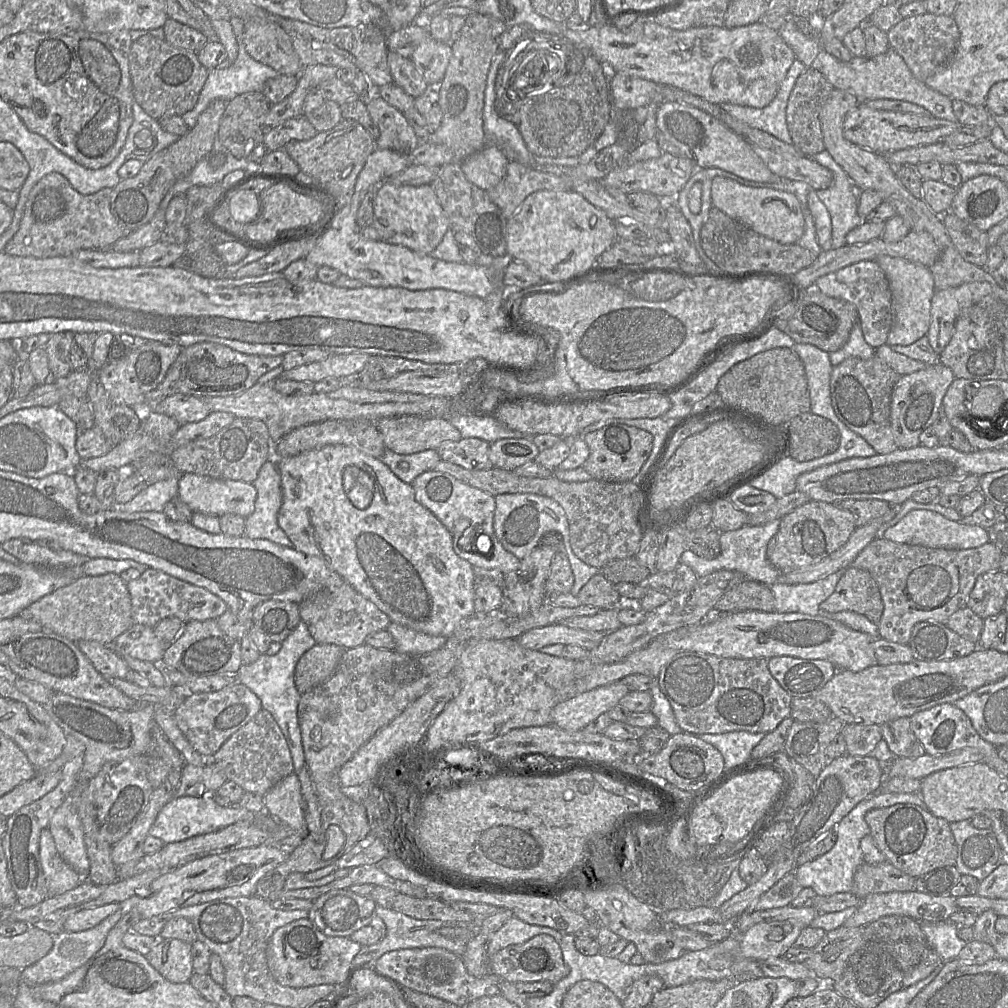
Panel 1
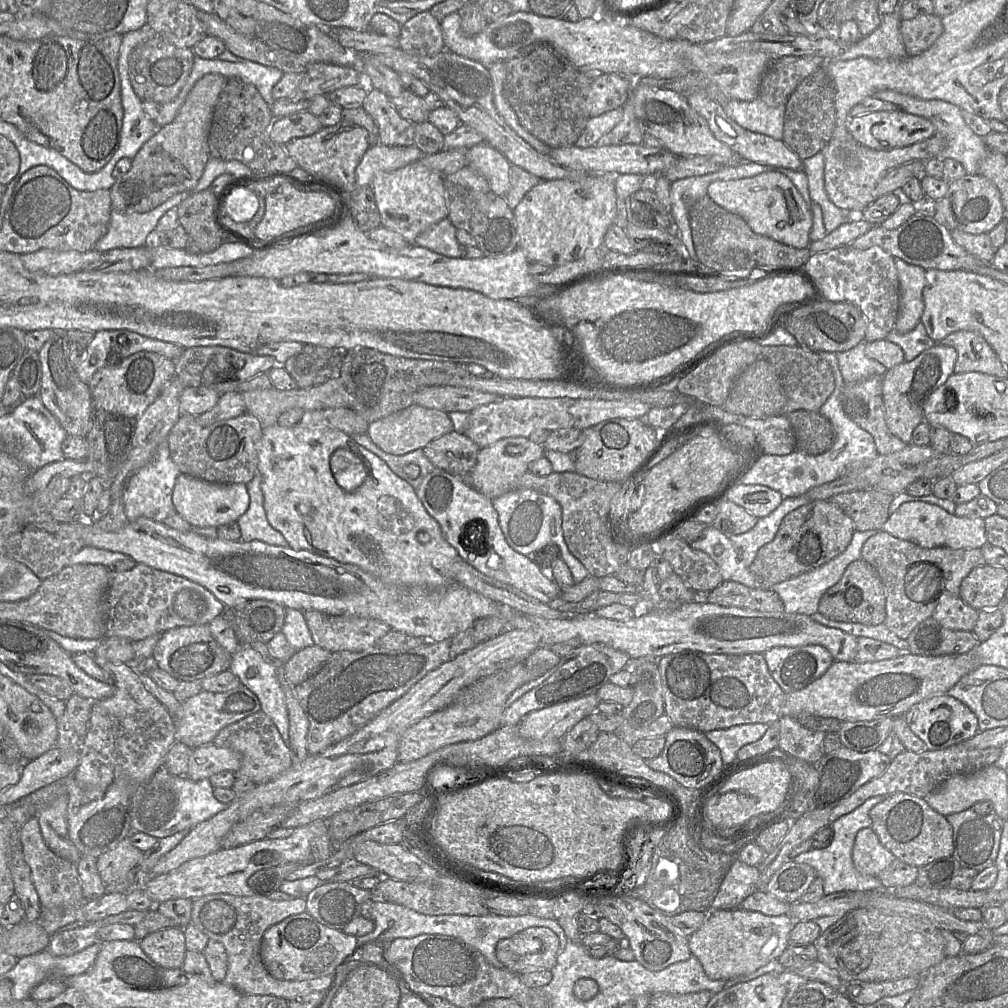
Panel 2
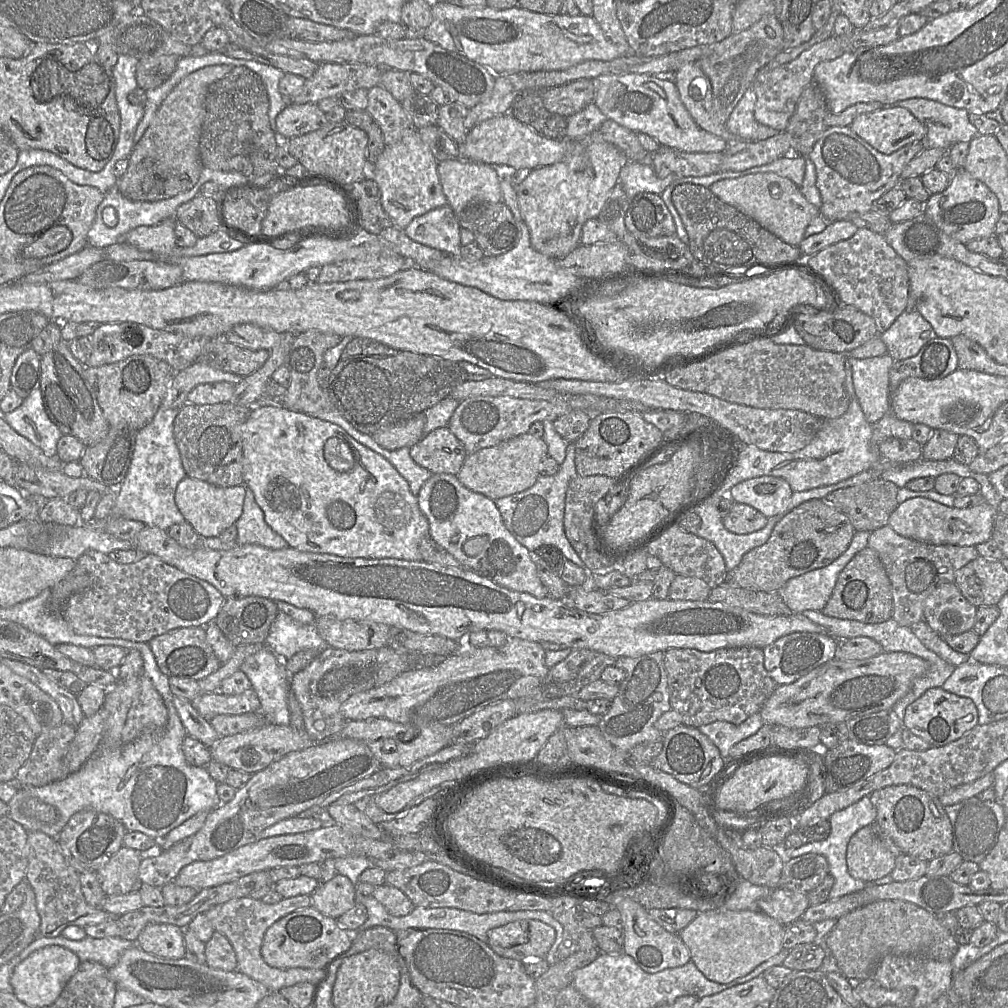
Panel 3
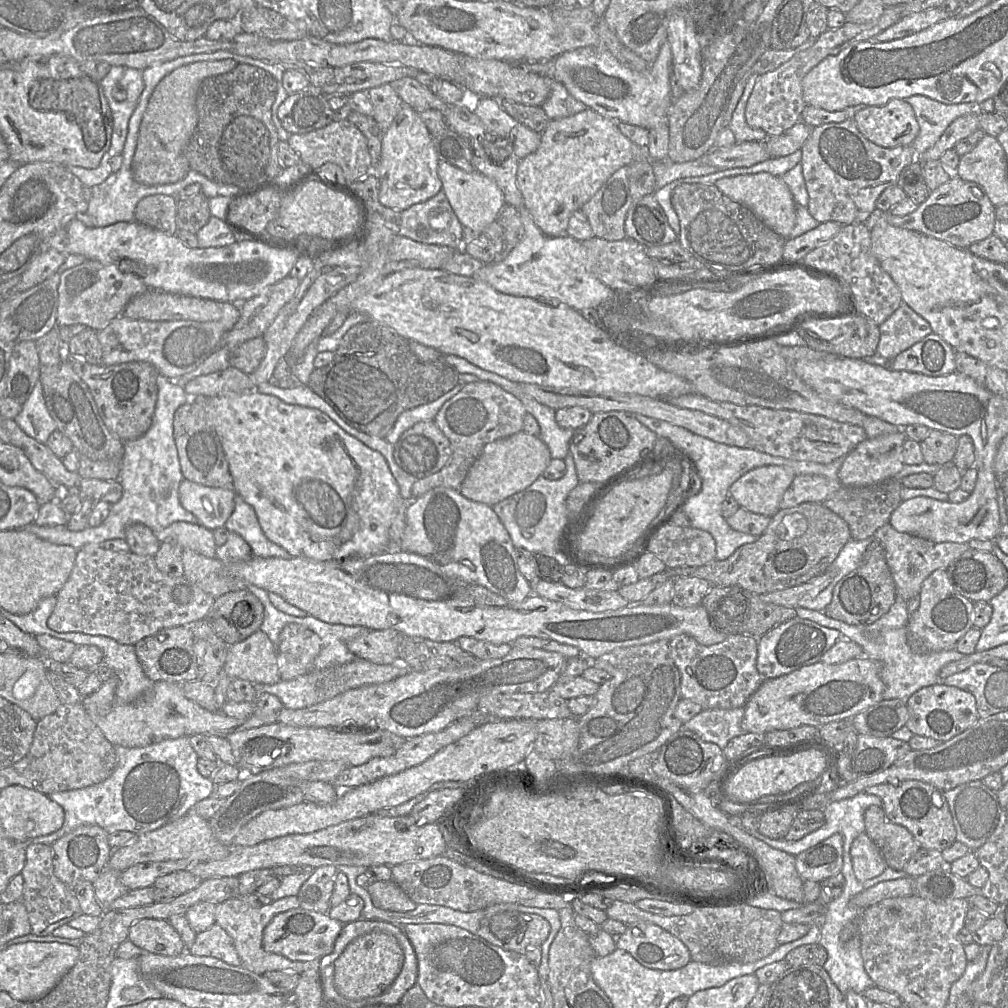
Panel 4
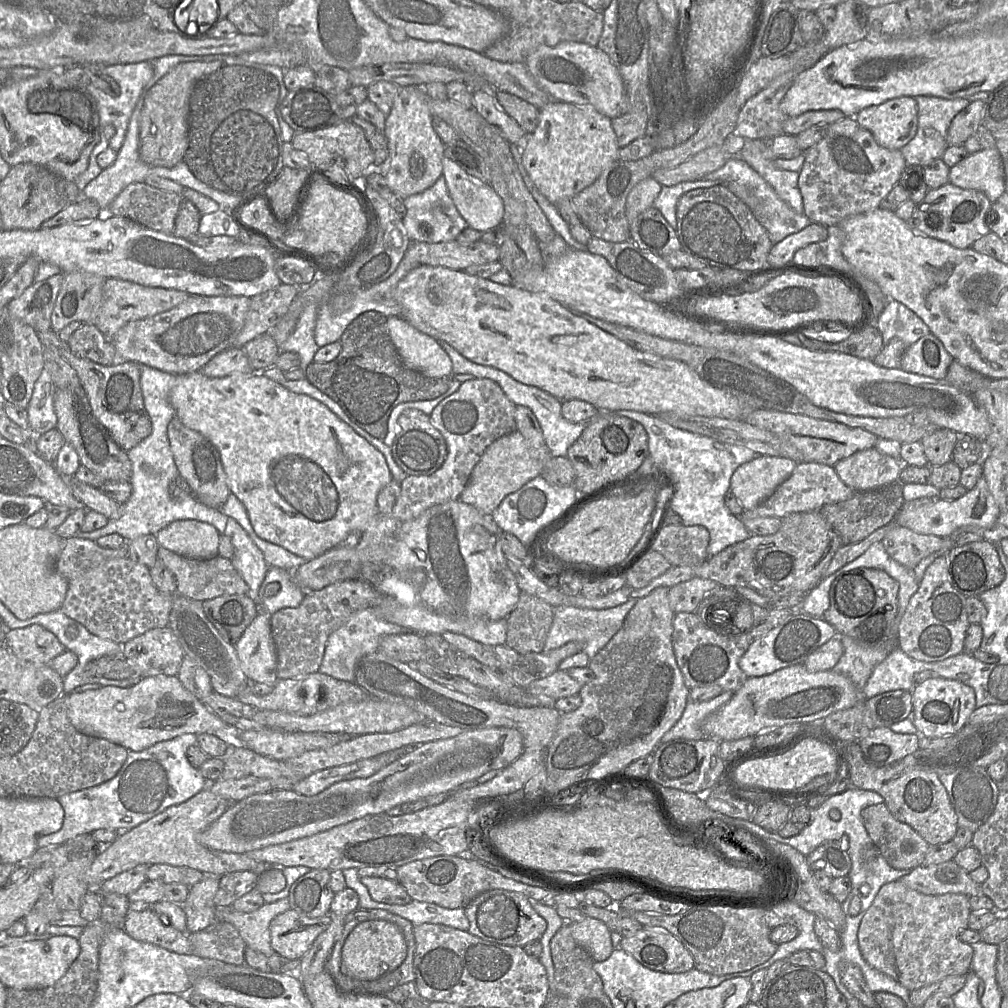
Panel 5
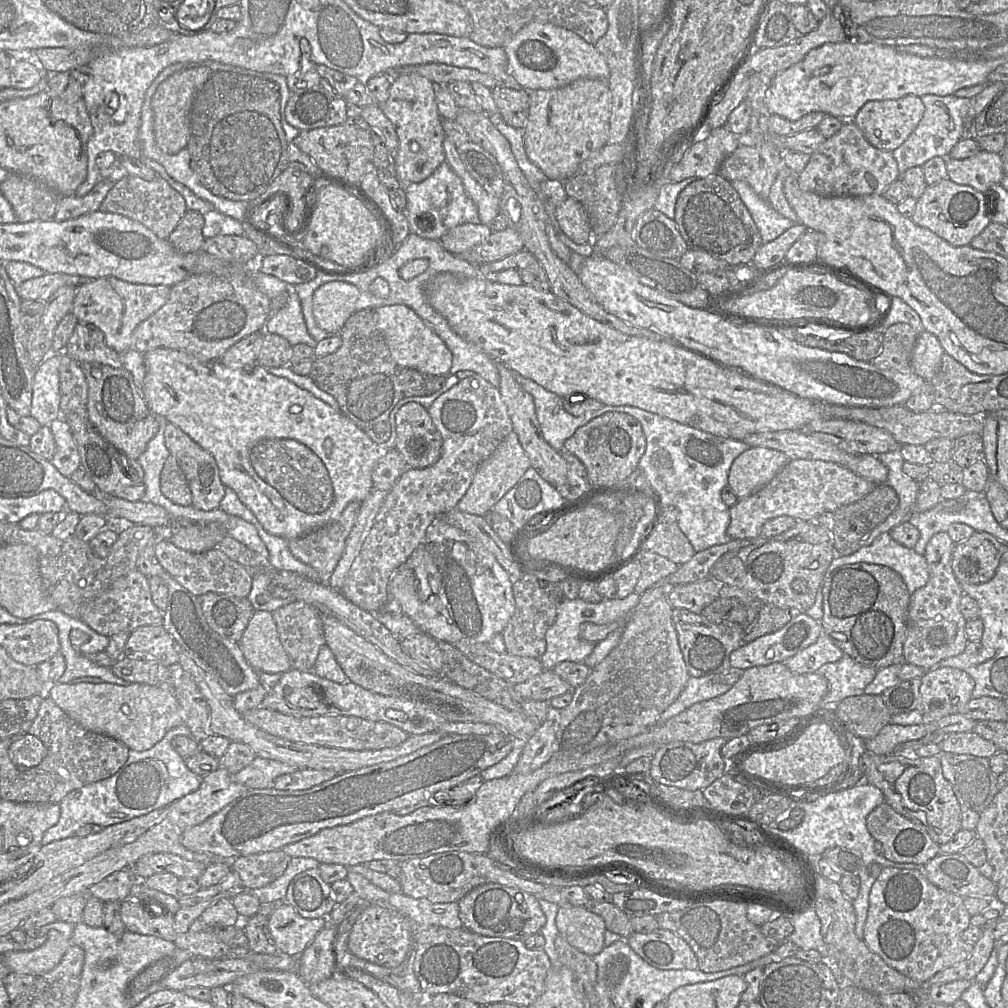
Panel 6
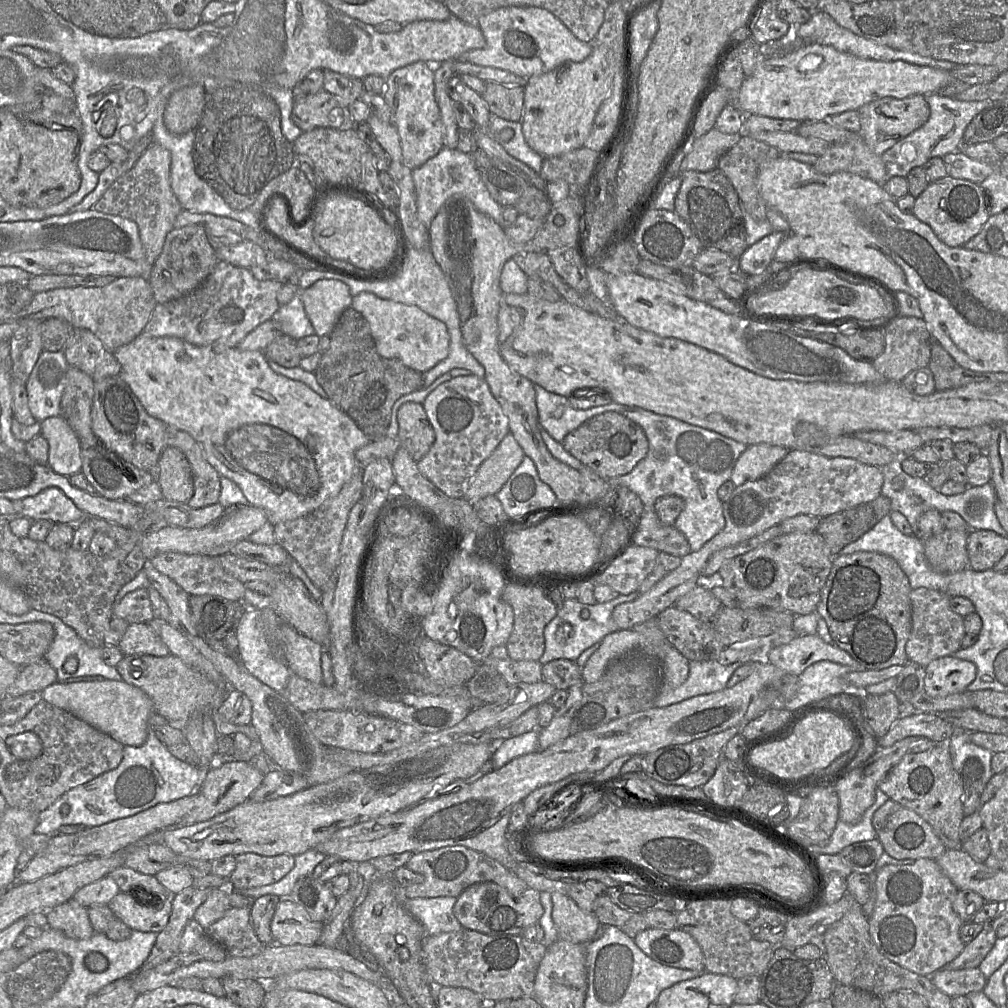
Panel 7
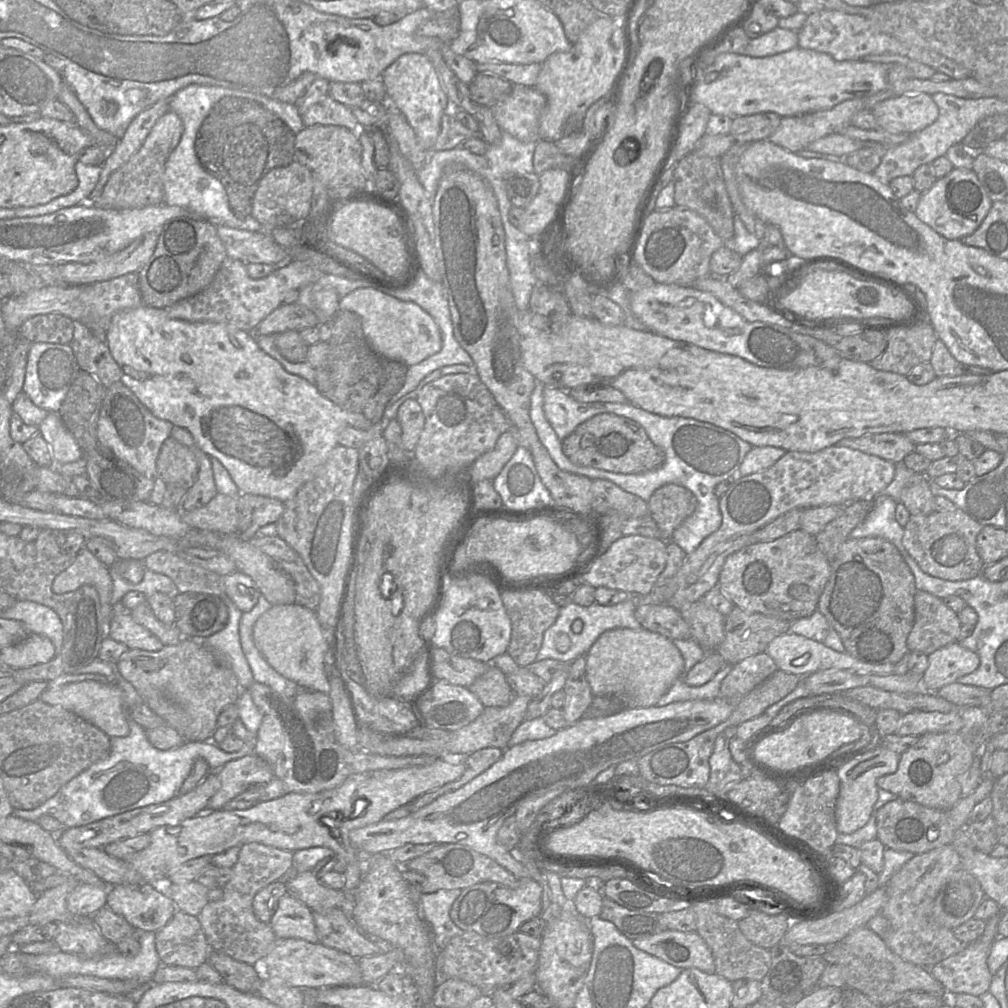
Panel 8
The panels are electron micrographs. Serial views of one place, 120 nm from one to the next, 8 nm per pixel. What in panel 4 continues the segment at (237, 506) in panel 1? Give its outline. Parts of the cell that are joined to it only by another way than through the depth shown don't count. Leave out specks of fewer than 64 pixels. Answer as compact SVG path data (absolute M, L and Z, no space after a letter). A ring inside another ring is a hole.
M184 478L179 486L179 500L184 509L191 512L199 524L211 531L224 527L235 508L234 489L211 488L188 481Z

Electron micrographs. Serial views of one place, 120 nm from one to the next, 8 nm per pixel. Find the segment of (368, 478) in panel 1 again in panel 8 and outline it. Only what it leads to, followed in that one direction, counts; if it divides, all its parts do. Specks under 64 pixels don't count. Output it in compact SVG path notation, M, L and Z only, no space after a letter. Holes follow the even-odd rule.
M142 305L138 308L116 313L106 331L106 343L111 355L122 370L121 381L140 400L140 402L160 419L170 421L174 426L187 429L196 445L209 457L217 458L227 469L240 493L276 498L286 502L295 496L300 487L310 480L315 469L327 458L338 445L338 435L348 425L346 411L330 399L324 397L316 386L303 377L290 374L274 358L263 351L251 332L240 330L235 326L213 322L188 322L170 318L164 308Z

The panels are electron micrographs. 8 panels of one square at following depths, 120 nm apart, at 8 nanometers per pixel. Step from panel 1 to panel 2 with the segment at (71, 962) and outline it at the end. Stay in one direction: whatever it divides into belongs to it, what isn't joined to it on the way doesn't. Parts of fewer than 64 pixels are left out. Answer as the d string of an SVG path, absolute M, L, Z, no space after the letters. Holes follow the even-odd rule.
M89 924L64 930L50 937L46 950L54 956L71 956L99 942L99 929L100 926Z

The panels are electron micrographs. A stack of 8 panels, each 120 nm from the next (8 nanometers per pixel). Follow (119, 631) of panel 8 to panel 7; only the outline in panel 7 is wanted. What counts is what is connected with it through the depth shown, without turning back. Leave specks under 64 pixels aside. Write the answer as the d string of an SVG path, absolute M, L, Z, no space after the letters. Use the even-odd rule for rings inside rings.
M147 623L129 624L119 648L124 656L145 654L163 657L170 654L167 645Z

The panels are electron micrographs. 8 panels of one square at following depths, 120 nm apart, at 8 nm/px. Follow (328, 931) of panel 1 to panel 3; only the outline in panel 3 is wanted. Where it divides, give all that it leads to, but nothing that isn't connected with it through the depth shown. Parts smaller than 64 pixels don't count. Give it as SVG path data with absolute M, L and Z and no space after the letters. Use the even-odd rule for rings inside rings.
M337 874L311 894L311 905L323 915L337 919L356 904L356 886Z

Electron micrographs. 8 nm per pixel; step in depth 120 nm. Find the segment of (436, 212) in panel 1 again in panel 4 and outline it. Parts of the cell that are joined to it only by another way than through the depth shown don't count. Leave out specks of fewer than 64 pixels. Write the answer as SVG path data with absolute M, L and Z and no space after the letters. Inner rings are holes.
M404 104L382 138L378 166L372 171L380 180L379 200L382 205L404 211L410 206L425 202L442 190L438 175L439 159L432 135L411 106Z

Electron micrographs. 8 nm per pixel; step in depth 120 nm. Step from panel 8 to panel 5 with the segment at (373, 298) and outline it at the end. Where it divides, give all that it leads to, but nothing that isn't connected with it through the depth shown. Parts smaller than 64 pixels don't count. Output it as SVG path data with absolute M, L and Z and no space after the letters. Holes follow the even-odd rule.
M402 316L387 317L386 327L406 367L431 378L453 375L451 359L437 339L417 330Z

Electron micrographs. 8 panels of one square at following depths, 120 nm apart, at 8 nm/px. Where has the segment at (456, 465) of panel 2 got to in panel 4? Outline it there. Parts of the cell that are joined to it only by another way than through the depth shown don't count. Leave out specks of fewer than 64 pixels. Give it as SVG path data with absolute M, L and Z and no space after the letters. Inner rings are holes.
M434 421L414 424L403 432L393 449L396 464L416 479L441 470L450 456L450 441Z

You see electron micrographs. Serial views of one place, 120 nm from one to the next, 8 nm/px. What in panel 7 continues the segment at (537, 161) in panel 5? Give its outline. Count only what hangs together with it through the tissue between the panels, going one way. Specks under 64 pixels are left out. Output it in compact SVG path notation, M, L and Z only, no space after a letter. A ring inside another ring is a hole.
M590 43L591 54L582 62L567 61L553 70L525 80L522 110L523 134L527 144L543 158L556 156L584 146L590 135L596 113L609 96L615 74L620 70L612 49L604 44Z

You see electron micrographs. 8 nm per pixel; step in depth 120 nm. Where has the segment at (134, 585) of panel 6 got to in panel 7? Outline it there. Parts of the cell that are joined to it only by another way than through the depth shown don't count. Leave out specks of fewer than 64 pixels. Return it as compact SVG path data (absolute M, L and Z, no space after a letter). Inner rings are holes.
M140 588L126 594L118 604L113 606L112 616L122 618L129 624L148 624L154 619L148 589Z

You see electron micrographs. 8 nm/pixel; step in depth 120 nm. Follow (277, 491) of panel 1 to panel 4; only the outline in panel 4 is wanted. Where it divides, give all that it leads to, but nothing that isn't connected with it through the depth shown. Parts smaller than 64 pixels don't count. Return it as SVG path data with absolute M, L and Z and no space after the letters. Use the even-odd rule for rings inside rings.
M237 494L234 502L234 511L226 521L225 526L230 532L239 534L247 542L253 556L260 558L292 558L284 548L273 543L266 537L253 507Z

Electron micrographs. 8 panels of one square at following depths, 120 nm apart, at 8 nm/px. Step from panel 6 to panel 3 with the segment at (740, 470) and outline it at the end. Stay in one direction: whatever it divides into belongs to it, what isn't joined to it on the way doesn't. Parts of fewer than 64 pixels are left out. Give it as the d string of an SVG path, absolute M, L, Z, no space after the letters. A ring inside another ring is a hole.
M760 476L733 486L729 497L734 502L749 505L770 518L786 510L792 494L792 489L784 479Z

